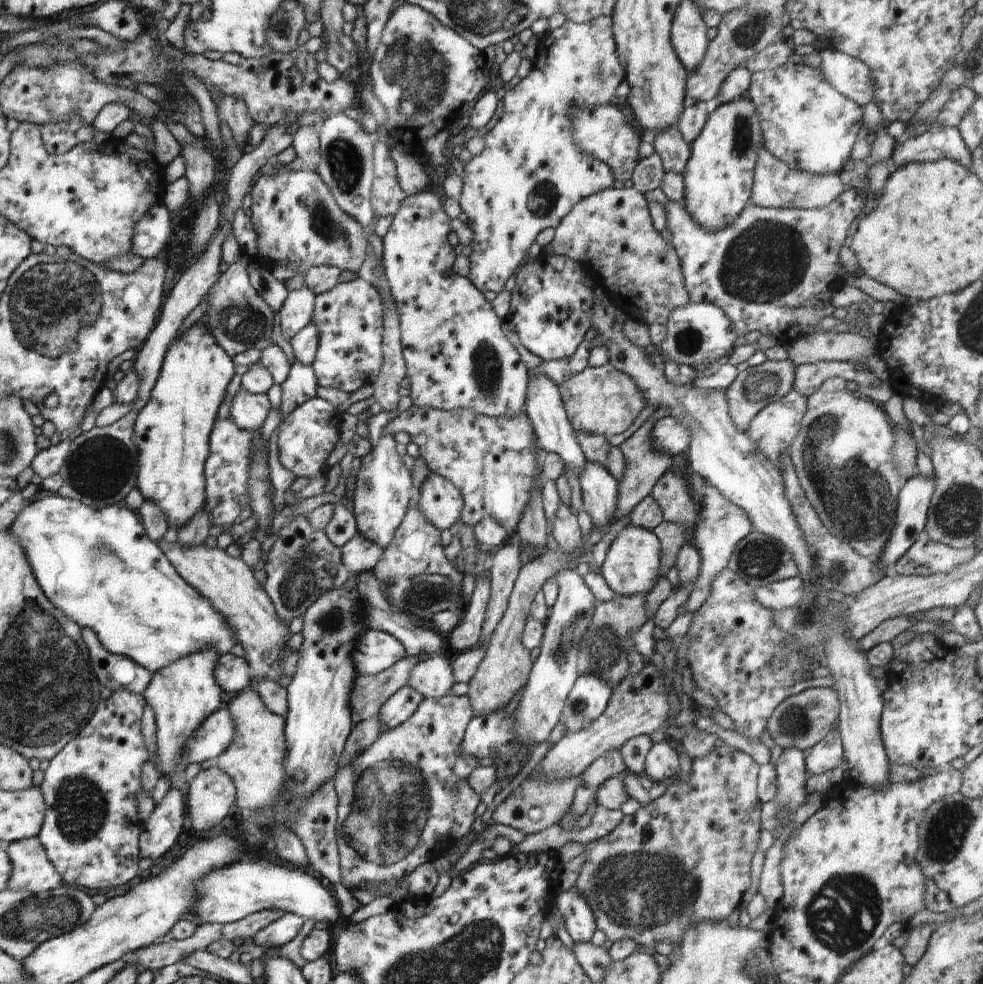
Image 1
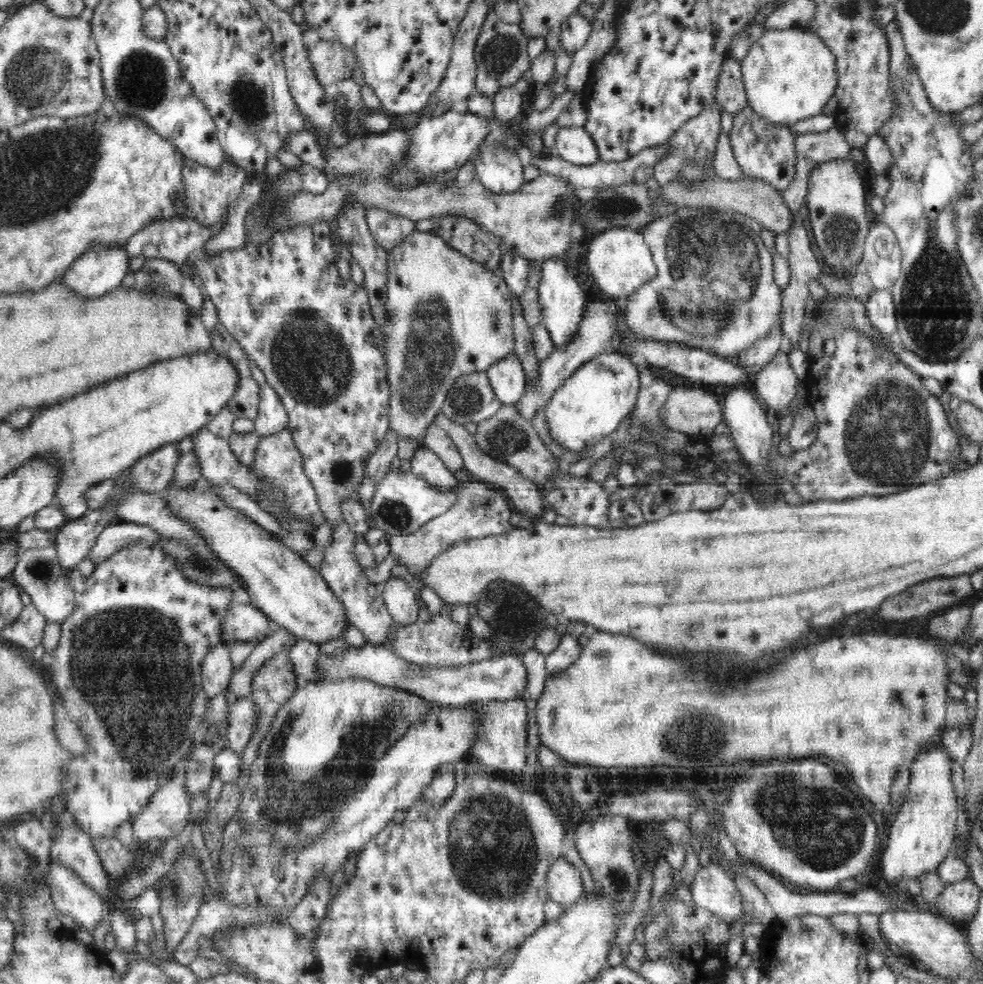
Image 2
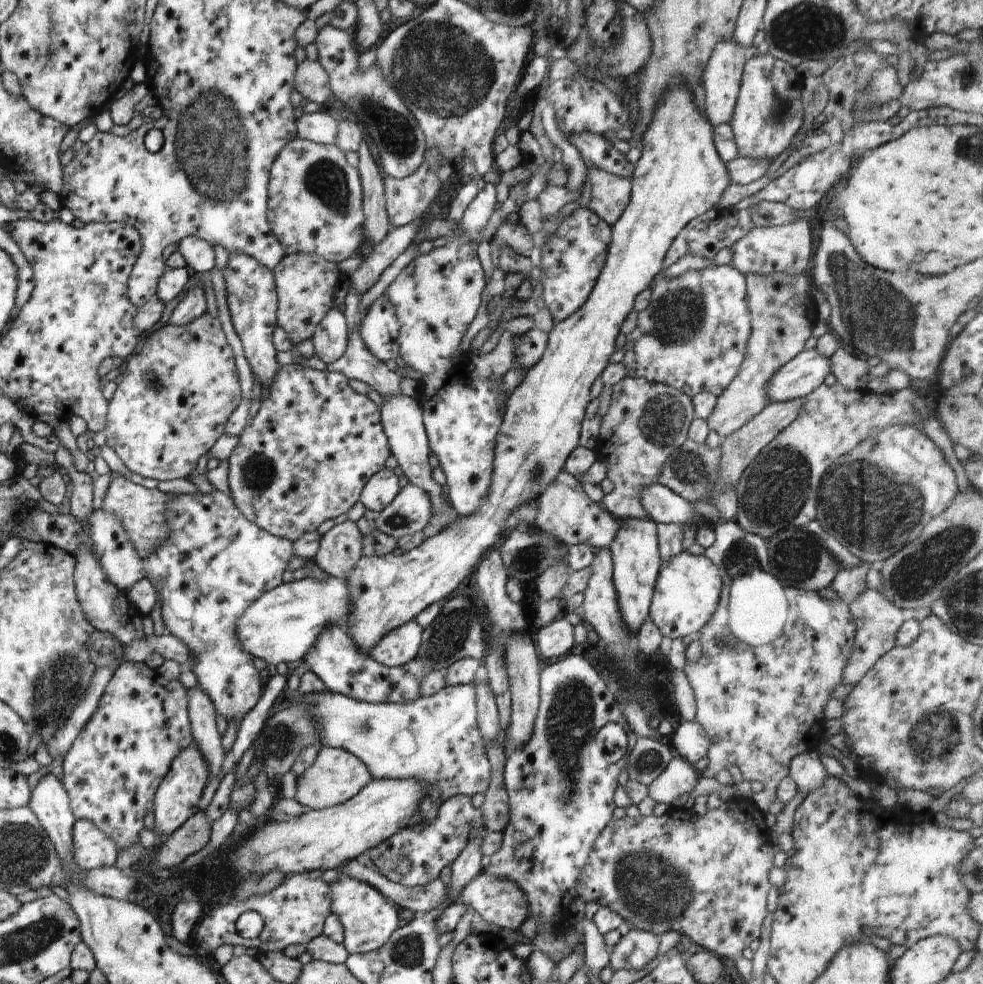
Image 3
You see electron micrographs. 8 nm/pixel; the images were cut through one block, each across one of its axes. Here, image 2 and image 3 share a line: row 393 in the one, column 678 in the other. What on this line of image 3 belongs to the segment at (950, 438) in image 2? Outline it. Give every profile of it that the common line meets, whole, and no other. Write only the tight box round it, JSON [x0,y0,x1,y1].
[576,797,777,962]

